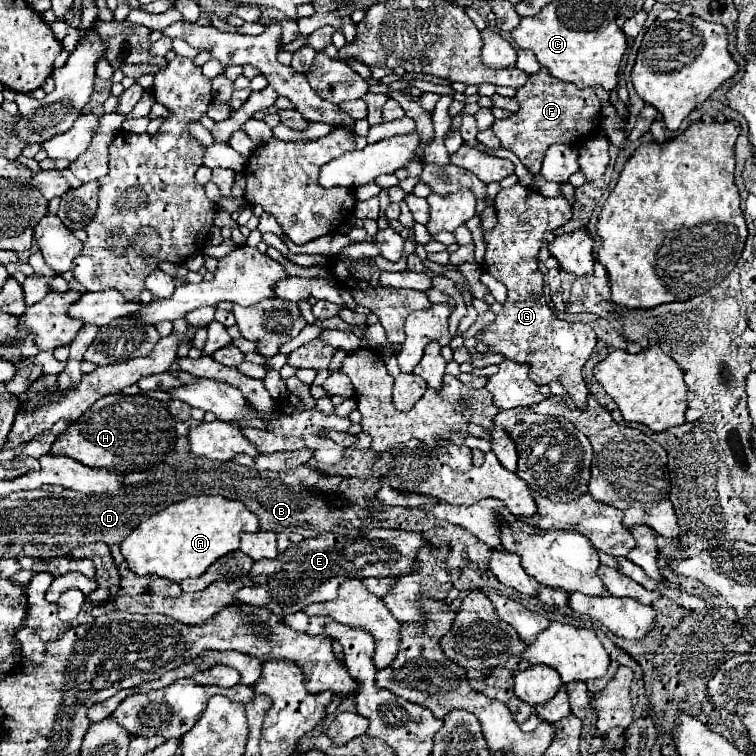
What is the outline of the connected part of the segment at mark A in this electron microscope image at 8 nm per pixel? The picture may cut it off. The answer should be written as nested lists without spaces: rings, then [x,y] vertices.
[[[198,496],[168,506],[160,514],[144,520],[120,544],[128,568],[138,574],[156,574],[172,582],[202,576],[218,558],[238,550],[242,532],[258,532],[258,516],[242,502],[222,496]]]

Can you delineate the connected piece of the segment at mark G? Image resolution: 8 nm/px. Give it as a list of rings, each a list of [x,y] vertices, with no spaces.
[[[520,184],[510,190],[500,190],[494,208],[498,224],[484,234],[488,244],[484,270],[508,288],[508,298],[502,304],[501,314],[492,324],[482,328],[476,338],[492,352],[506,356],[508,360],[528,364],[532,368],[532,380],[538,386],[554,380],[560,382],[576,408],[586,410],[588,390],[582,378],[582,368],[596,346],[596,332],[590,324],[570,324],[552,314],[542,296],[542,274],[538,270],[538,252],[544,244],[546,232],[564,226],[572,218],[572,208],[564,196],[544,198]]]

